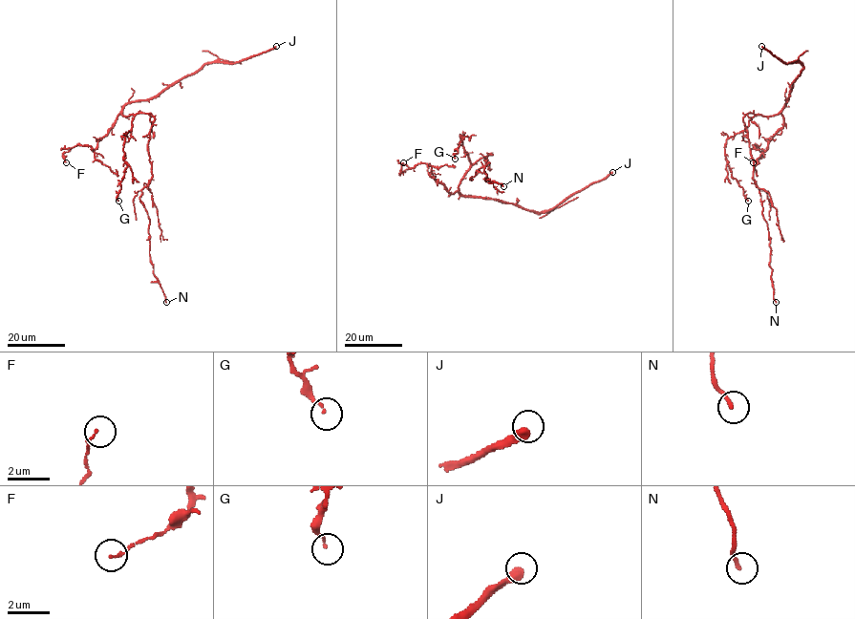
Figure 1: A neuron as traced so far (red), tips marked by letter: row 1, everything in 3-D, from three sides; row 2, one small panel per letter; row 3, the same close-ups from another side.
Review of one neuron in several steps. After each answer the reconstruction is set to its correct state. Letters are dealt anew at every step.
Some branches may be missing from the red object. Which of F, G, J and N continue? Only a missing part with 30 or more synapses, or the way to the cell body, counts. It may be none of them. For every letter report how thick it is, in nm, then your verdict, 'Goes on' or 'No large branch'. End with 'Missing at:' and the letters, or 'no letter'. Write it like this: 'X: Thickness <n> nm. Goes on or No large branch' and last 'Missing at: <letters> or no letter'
F: Thickness 110 nm. No large branch
G: Thickness 110 nm. No large branch
J: Thickness 400 nm. Goes on
N: Thickness 180 nm. No large branch
Missing at: J

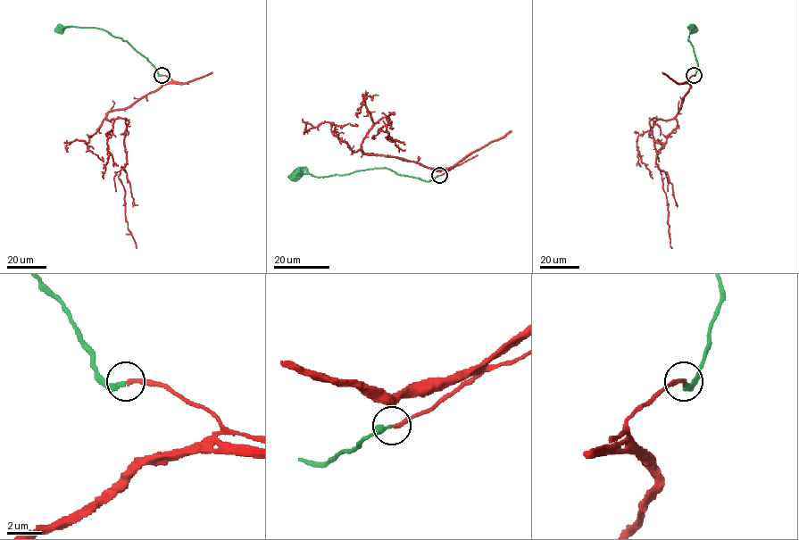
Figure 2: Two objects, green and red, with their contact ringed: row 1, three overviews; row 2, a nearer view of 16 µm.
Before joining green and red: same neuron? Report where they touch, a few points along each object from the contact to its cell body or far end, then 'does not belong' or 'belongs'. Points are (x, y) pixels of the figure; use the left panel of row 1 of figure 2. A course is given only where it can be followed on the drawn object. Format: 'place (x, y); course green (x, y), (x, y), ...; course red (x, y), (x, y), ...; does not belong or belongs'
place (162, 75); course green (162, 75), (126, 41), (106, 31), (96, 28), (60, 29); course red (162, 75), (172, 80), (106, 119), (129, 121), (127, 163), (119, 178), (137, 248); belongs

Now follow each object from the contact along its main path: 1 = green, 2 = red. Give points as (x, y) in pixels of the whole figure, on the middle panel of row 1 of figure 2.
1: (439, 175), (423, 181), (383, 168), (314, 177), (296, 171), (296, 175)
2: (439, 175), (455, 166), (436, 170), (367, 155), (362, 144), (393, 112), (378, 129), (404, 145)

